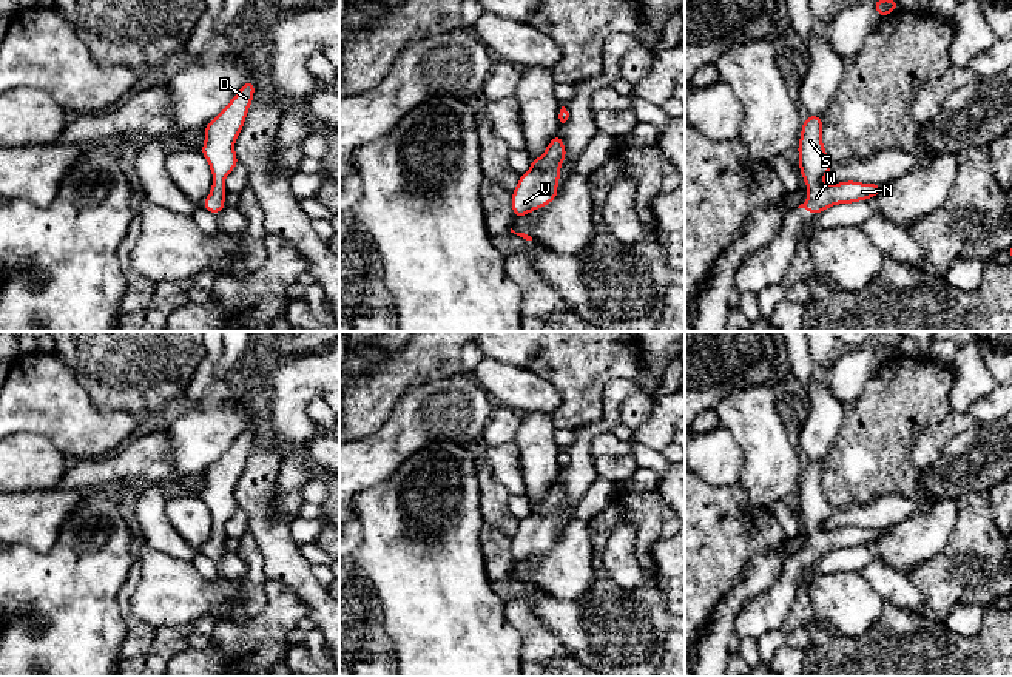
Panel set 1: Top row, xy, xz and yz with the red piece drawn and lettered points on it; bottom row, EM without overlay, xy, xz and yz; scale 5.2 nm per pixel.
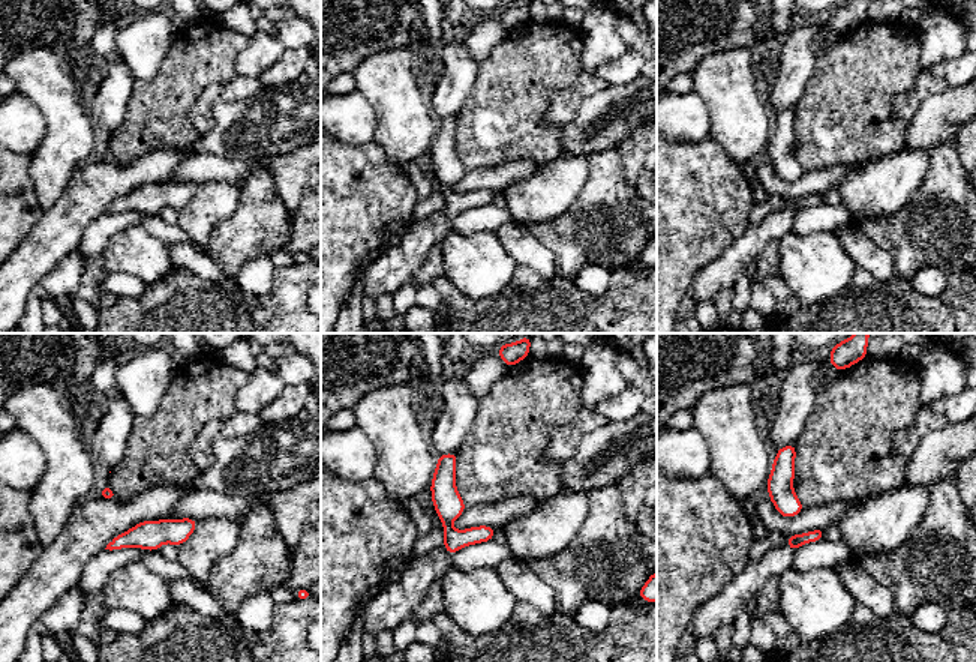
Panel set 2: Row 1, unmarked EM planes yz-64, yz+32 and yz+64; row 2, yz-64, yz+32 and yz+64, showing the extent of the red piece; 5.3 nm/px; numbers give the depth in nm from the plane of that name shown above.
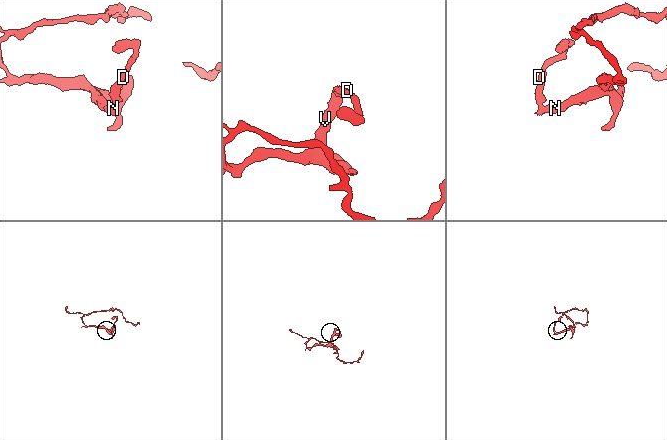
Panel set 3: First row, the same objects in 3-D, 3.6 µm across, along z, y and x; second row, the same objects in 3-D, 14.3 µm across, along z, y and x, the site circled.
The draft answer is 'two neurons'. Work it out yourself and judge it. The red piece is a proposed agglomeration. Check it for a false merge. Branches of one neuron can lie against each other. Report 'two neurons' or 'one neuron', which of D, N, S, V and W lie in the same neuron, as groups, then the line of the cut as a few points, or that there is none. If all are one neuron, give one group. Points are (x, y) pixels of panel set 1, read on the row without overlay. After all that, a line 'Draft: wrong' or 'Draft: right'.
one neuron | D N S V W | no cut
Draft: wrong

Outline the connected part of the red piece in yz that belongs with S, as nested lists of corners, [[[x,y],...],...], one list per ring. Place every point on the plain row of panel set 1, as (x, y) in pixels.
[[[805,461],[798,498],[798,510],[808,537],[808,544],[798,554],[819,560],[832,551],[869,546],[870,543],[876,543],[881,537],[881,529],[847,526],[825,530],[822,527],[822,524],[830,518],[833,507],[822,490],[821,461]]]

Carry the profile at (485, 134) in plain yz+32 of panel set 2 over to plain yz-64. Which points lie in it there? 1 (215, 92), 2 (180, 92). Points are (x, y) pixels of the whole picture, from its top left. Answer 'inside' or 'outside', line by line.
1: outside
2: inside

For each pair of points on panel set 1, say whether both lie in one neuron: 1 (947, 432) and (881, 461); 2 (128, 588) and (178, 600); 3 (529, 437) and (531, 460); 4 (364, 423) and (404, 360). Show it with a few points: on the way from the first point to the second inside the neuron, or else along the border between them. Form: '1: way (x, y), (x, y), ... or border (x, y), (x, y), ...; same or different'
1: border (935, 423), (915, 432), (907, 460), (917, 469); different
2: border (134, 554), (138, 586), (131, 613), (148, 623); different
3: way (531, 443), (531, 454); same
4: way (364, 407), (394, 375); same

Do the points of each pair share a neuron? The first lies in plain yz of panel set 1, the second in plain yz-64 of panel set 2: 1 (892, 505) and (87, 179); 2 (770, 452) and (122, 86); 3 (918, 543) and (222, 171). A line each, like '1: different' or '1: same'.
1: different
2: different
3: different

